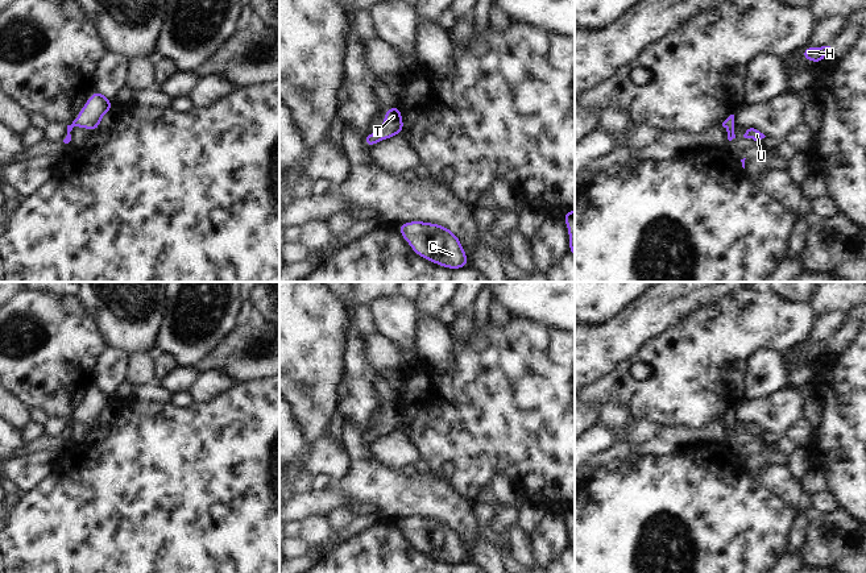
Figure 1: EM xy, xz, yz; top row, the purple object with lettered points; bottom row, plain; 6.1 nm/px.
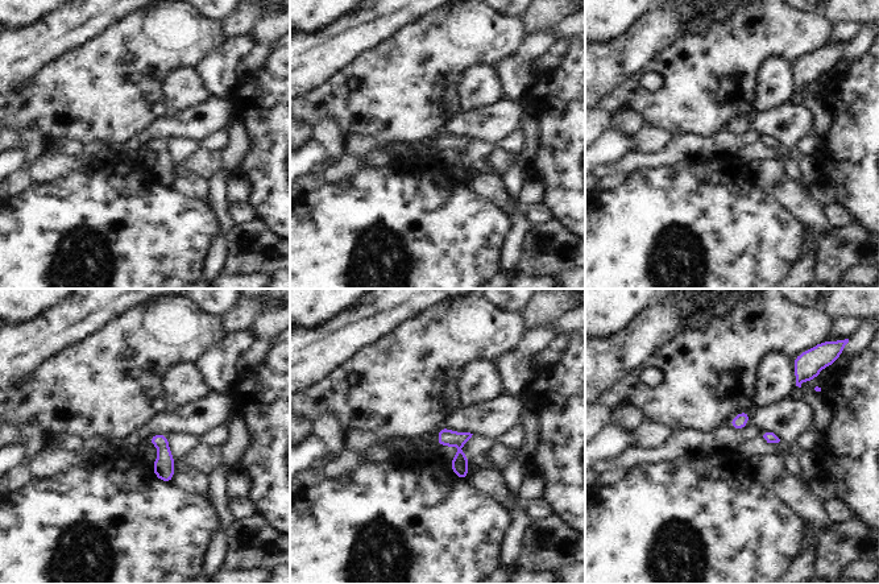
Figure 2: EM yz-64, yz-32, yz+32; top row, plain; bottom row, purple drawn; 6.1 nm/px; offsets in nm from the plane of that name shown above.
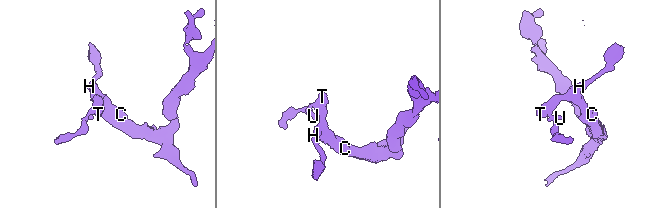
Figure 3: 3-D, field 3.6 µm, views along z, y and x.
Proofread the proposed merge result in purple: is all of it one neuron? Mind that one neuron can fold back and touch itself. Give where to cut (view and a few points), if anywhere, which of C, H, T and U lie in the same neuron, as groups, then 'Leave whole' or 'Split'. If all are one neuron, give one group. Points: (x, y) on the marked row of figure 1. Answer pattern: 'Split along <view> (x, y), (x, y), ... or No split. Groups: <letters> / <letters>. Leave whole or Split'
No split. Groups: C H T U. Leave whole.

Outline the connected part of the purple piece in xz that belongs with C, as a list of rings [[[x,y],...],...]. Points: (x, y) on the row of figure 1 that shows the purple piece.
[[[410,221],[397,229],[409,241],[417,256],[448,269],[463,269],[468,263],[459,237],[440,224]]]

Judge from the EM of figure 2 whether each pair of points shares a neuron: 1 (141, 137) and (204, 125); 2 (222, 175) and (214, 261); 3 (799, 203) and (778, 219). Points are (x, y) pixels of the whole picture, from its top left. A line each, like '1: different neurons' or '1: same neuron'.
1: same neuron
2: same neuron
3: different neurons

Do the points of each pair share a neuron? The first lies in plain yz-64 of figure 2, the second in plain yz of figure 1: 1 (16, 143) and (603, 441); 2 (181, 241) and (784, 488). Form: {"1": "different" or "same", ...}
{"1": "different", "2": "different"}

